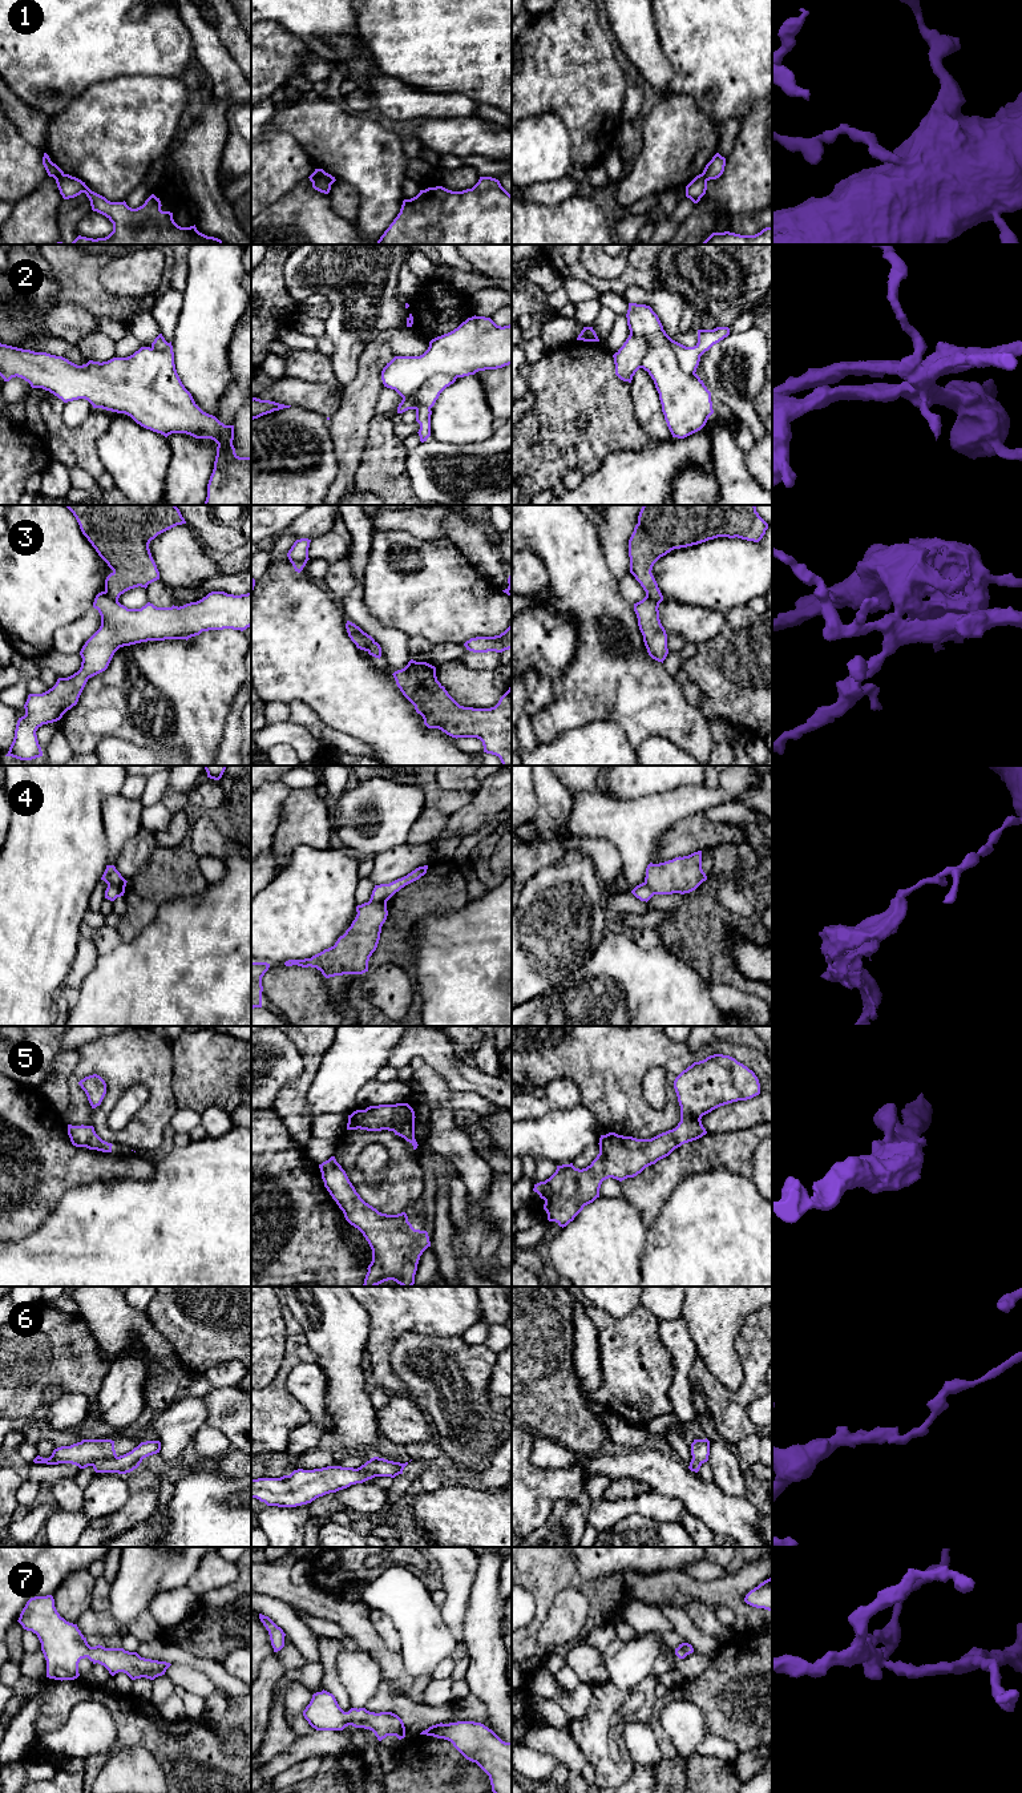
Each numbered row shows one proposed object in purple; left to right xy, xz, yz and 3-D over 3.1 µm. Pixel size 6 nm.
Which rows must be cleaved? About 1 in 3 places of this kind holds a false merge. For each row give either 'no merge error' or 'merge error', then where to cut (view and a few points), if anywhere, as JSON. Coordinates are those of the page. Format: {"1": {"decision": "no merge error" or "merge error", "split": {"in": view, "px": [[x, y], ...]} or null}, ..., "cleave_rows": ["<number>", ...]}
{"1": {"decision": "merge error", "split": {"in": "xz", "px": [[314, 172], [323, 176], [331, 184]]}}, "2": {"decision": "merge error", "split": {"in": "xz", "px": [[456, 376], [447, 374], [431, 375], [412, 396], [403, 399]]}}, "3": {"decision": "merge error", "split": {"in": "xy", "px": [[105, 590], [117, 601]]}}, "4": {"decision": "merge error", "split": {"in": "xy", "px": [[125, 884], [108, 887]]}}, "5": {"decision": "no merge error", "split": null}, "6": {"decision": "merge error", "split": {"in": "xy", "px": [[116, 1456], [100, 1458], [92, 1465]]}}, "7": {"decision": "no merge error", "split": null}, "cleave_rows": ["1", "2", "3", "4", "6"]}

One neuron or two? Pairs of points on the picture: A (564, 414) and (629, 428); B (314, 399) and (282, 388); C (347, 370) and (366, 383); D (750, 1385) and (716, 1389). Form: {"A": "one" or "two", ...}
{"A": "one", "B": "one", "C": "two", "D": "one"}

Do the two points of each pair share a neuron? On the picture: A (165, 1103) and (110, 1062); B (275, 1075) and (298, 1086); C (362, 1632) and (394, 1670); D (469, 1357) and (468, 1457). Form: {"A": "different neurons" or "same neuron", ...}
{"A": "same neuron", "B": "different neurons", "C": "same neuron", "D": "same neuron"}

